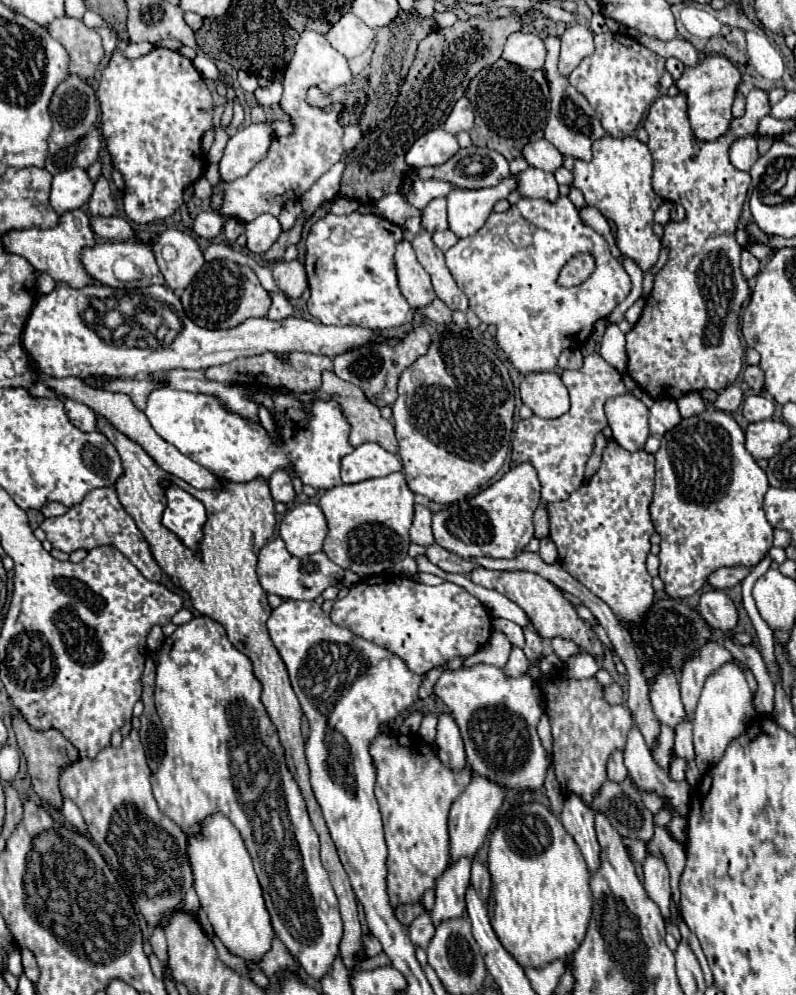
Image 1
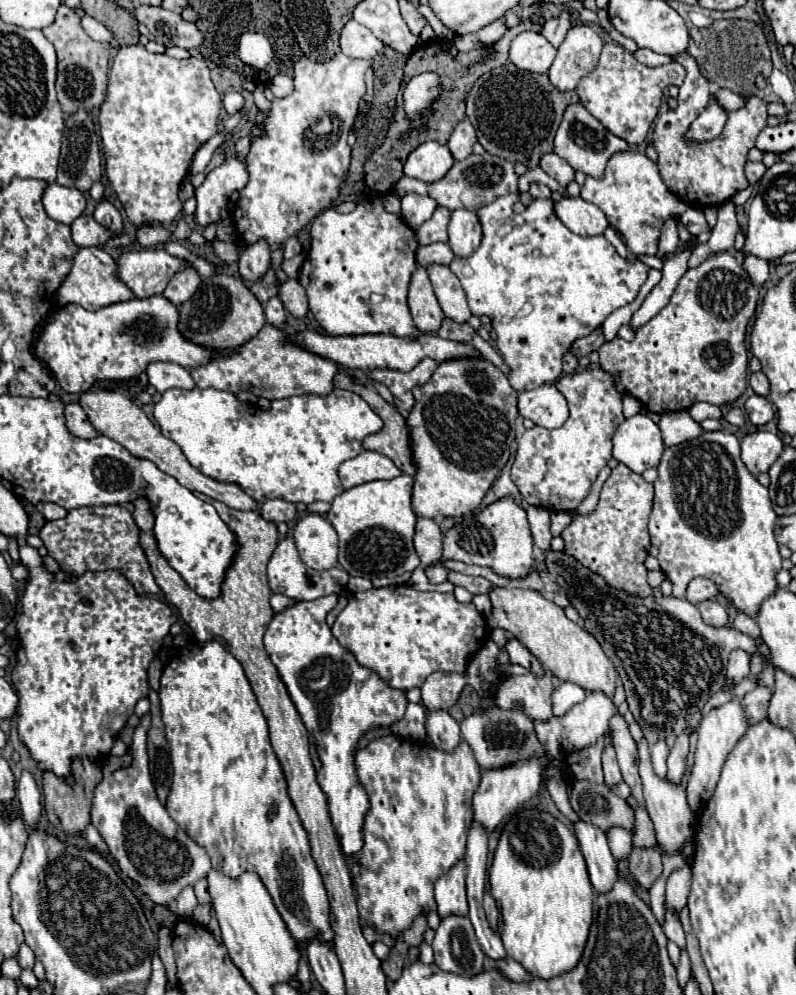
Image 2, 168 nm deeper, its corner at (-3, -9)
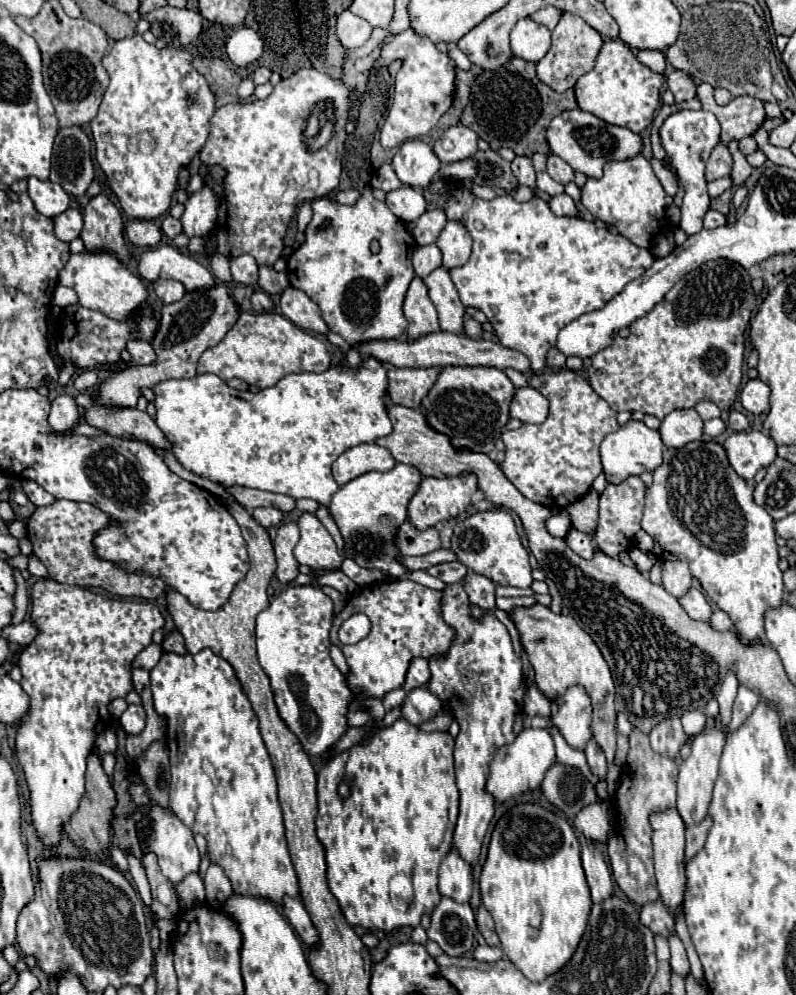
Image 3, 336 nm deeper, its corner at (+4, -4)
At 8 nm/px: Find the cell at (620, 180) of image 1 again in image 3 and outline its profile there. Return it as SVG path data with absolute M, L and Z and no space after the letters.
M636 155L626 161L608 163L602 179L588 179L582 189L582 203L596 219L614 227L638 247L650 247L664 223L666 207L672 205L672 197L662 189L648 159Z

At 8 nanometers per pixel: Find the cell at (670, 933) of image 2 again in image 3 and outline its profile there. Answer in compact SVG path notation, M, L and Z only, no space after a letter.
M672 935L668 941L670 941L670 951L672 951L672 959L670 959L672 971L678 973L680 977L688 977L690 975L690 963L688 963L686 949L684 949L682 941L678 939L678 935Z

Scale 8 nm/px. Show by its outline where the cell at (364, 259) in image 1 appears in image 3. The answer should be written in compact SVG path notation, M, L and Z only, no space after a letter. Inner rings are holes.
M370 187L352 207L332 199L312 201L312 221L304 231L304 243L288 257L290 285L302 289L322 311L330 331L342 335L350 345L398 339L408 321L402 313L402 303L410 281L414 279L412 253L416 249L414 237L388 211L384 201L372 197ZM330 219L332 225L324 231L320 225ZM372 239L380 241L380 251L372 253Z

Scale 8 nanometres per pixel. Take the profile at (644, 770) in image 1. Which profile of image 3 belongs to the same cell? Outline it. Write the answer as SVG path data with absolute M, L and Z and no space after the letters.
M676 809L664 811L664 815L652 815L652 843L654 843L654 867L656 867L656 879L658 879L658 891L668 907L668 911L674 915L678 907L684 903L686 893L686 867L684 867L684 823Z

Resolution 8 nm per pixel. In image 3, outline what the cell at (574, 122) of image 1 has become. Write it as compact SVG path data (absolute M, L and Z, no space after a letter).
M574 109L574 111L564 111L552 119L546 131L546 141L550 145L550 151L558 157L562 157L574 171L584 173L586 177L600 179L602 177L602 167L610 161L622 161L622 159L632 159L642 151L642 137L626 127L610 125L592 113Z

